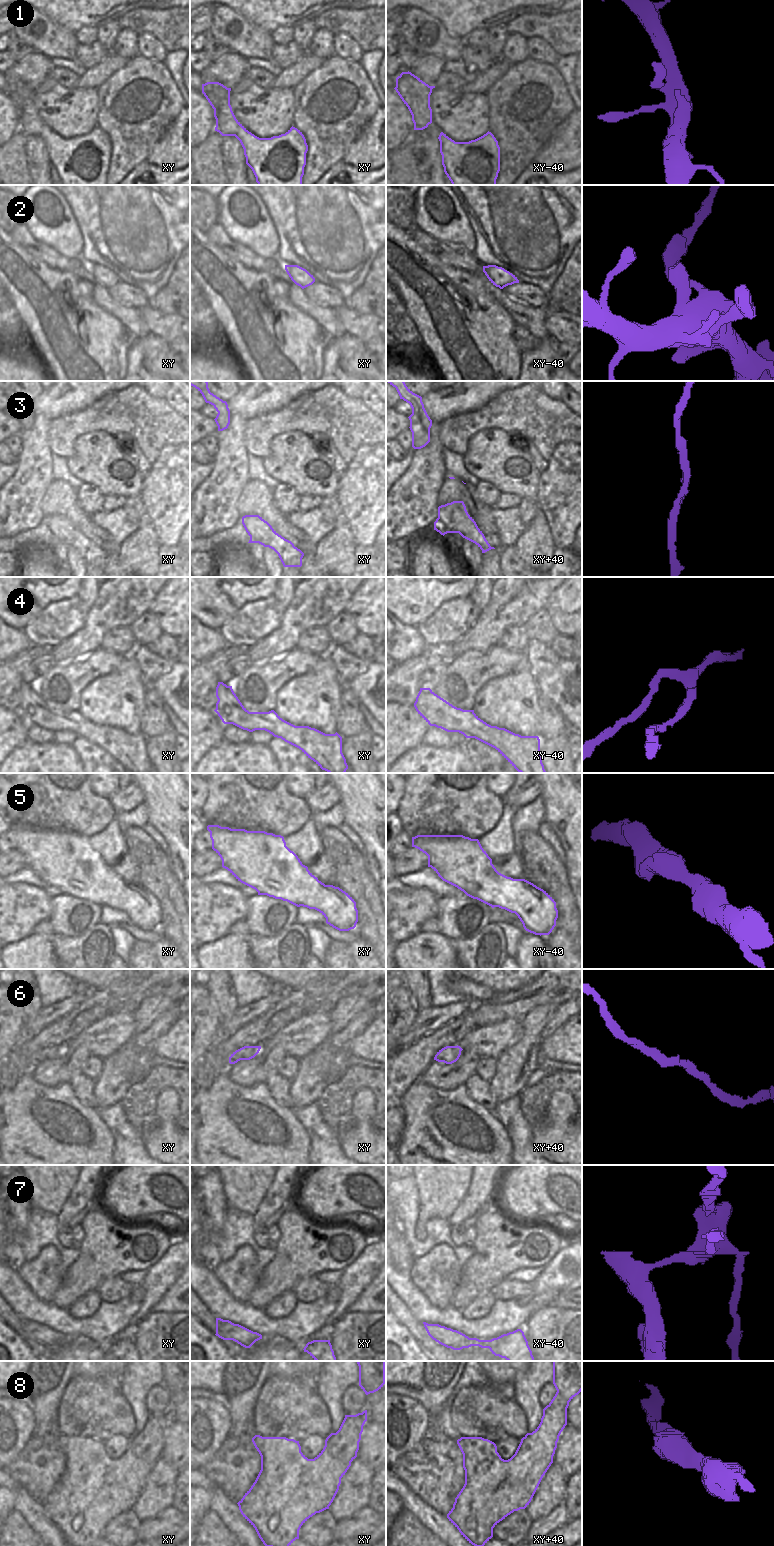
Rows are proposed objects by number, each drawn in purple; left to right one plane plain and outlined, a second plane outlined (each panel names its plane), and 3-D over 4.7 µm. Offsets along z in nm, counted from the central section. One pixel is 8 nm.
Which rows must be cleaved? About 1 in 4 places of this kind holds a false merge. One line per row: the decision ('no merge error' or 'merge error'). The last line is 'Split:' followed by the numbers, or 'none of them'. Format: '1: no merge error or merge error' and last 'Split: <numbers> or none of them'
1: no merge error
2: merge error
3: no merge error
4: no merge error
5: no merge error
6: no merge error
7: merge error
8: no merge error
Split: 2, 7

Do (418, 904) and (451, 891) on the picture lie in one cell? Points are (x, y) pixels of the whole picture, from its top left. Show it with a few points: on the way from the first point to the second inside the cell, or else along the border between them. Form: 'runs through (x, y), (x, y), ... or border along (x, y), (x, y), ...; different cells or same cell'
border along (415, 888), (426, 888), (437, 897); different cells

